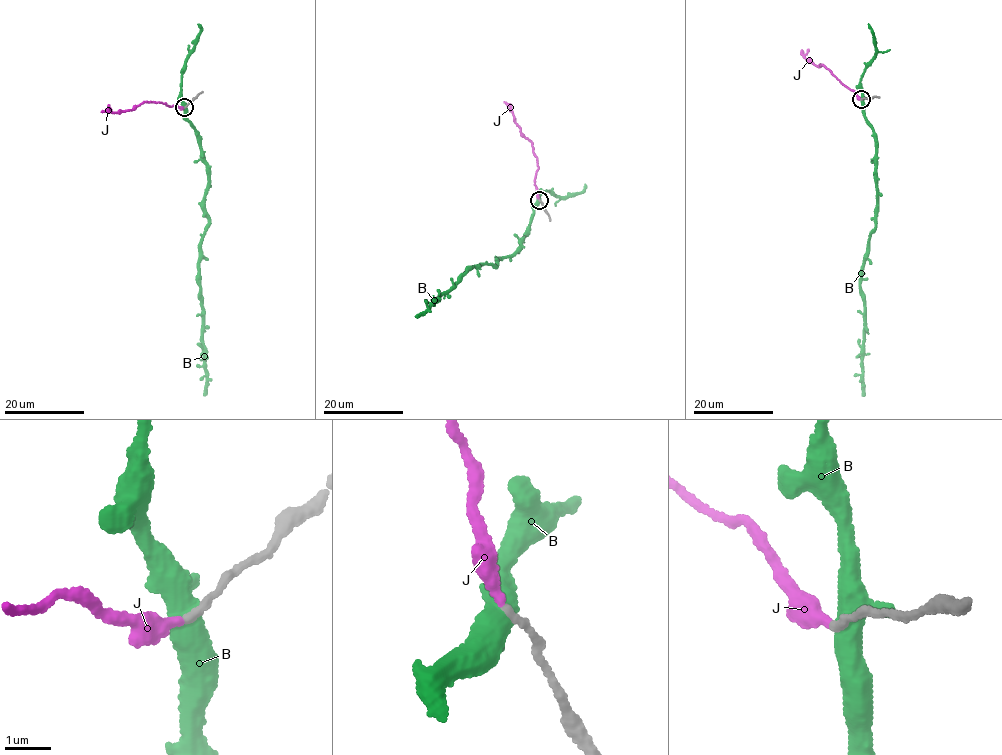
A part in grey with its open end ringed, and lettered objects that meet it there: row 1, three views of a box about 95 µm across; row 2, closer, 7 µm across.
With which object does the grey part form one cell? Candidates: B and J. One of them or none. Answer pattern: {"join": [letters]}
{"join": []}

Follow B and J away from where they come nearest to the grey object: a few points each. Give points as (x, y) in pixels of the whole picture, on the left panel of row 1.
B: (185, 106), (185, 120), (208, 165), (208, 222), (199, 271), (203, 395)
J: (184, 107), (170, 107), (150, 101), (119, 113), (101, 111)

